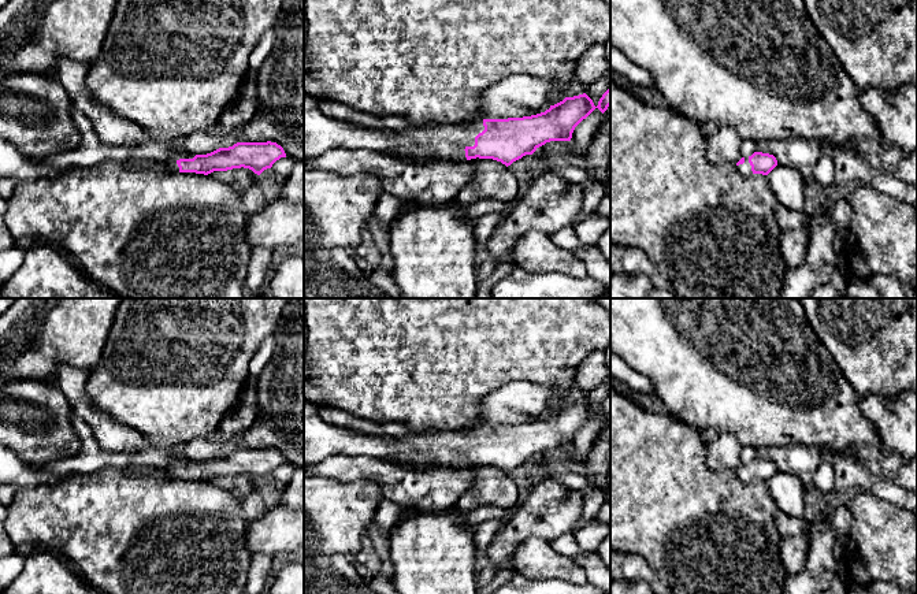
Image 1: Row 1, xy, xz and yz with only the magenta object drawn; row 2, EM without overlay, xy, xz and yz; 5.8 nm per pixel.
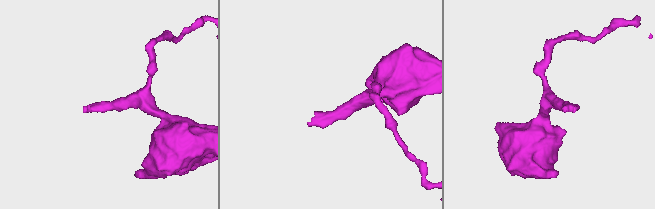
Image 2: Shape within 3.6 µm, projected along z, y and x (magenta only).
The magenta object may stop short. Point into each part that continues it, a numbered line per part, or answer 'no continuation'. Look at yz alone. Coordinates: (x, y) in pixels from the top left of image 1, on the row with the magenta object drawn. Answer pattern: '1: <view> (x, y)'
1: yz (745, 169)

